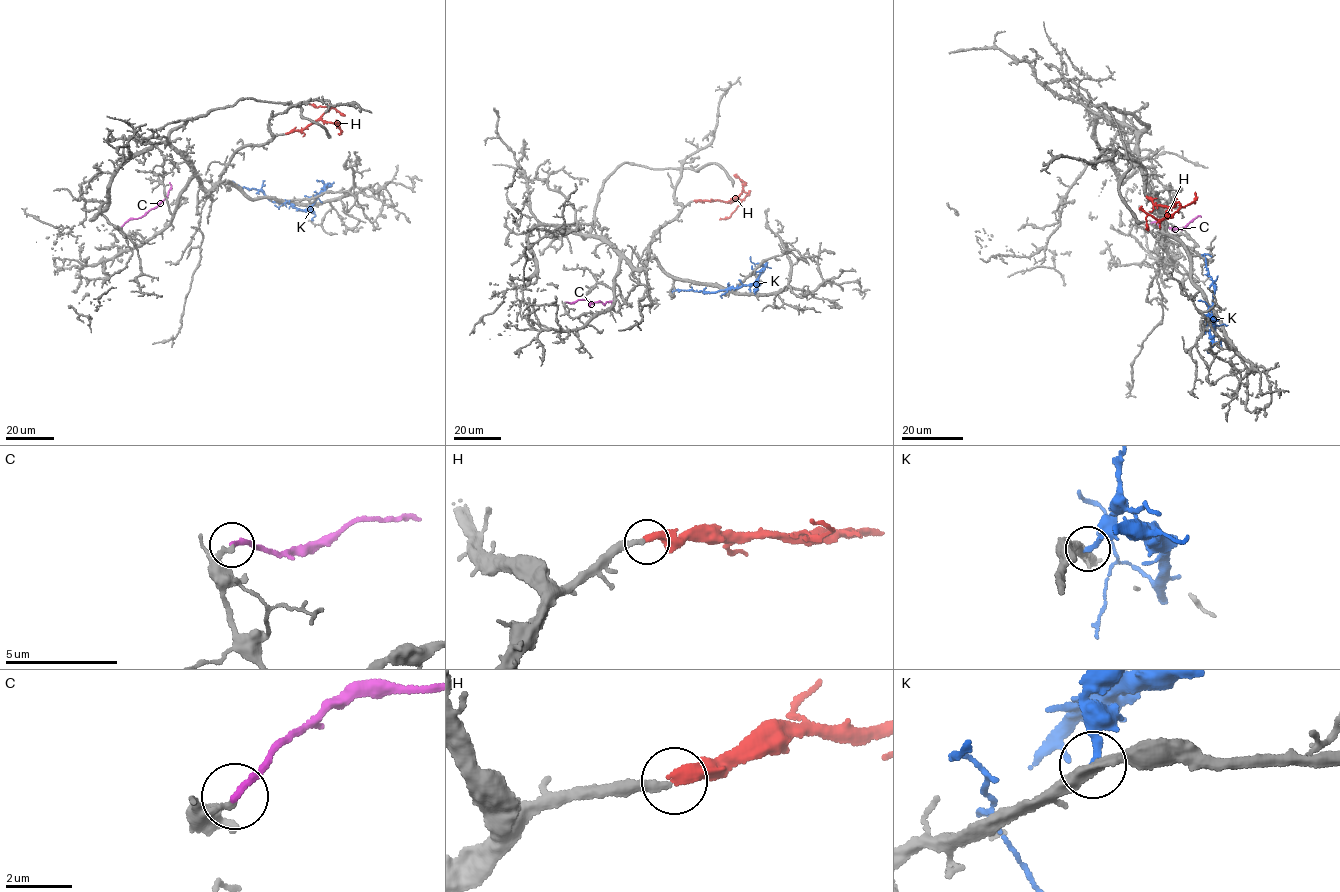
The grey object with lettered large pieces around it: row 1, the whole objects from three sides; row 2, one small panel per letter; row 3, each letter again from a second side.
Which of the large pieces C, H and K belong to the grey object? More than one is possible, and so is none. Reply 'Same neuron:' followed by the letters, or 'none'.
Same neuron: H

